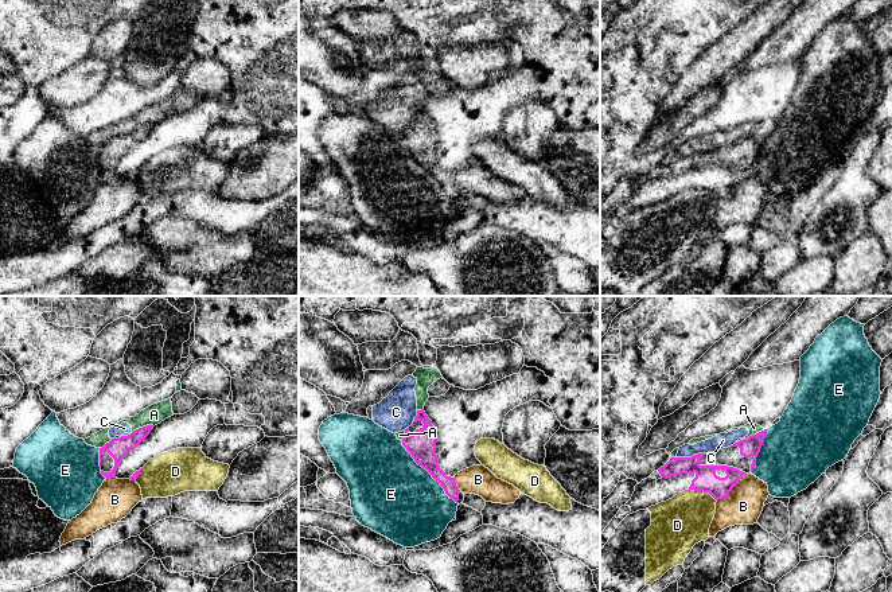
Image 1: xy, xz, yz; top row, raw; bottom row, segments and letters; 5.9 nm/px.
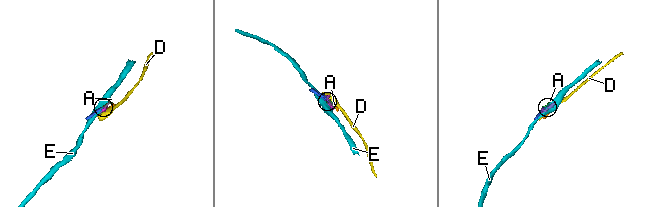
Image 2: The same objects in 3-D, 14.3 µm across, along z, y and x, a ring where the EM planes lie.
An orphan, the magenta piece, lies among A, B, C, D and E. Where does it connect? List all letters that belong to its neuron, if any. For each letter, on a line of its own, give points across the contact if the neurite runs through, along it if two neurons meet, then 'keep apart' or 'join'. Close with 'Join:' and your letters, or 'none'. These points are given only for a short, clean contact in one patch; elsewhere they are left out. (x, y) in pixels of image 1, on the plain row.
A: keep apart
B: keep apart
C: keep apart
D: keep apart
E: keep apart
Join: none

